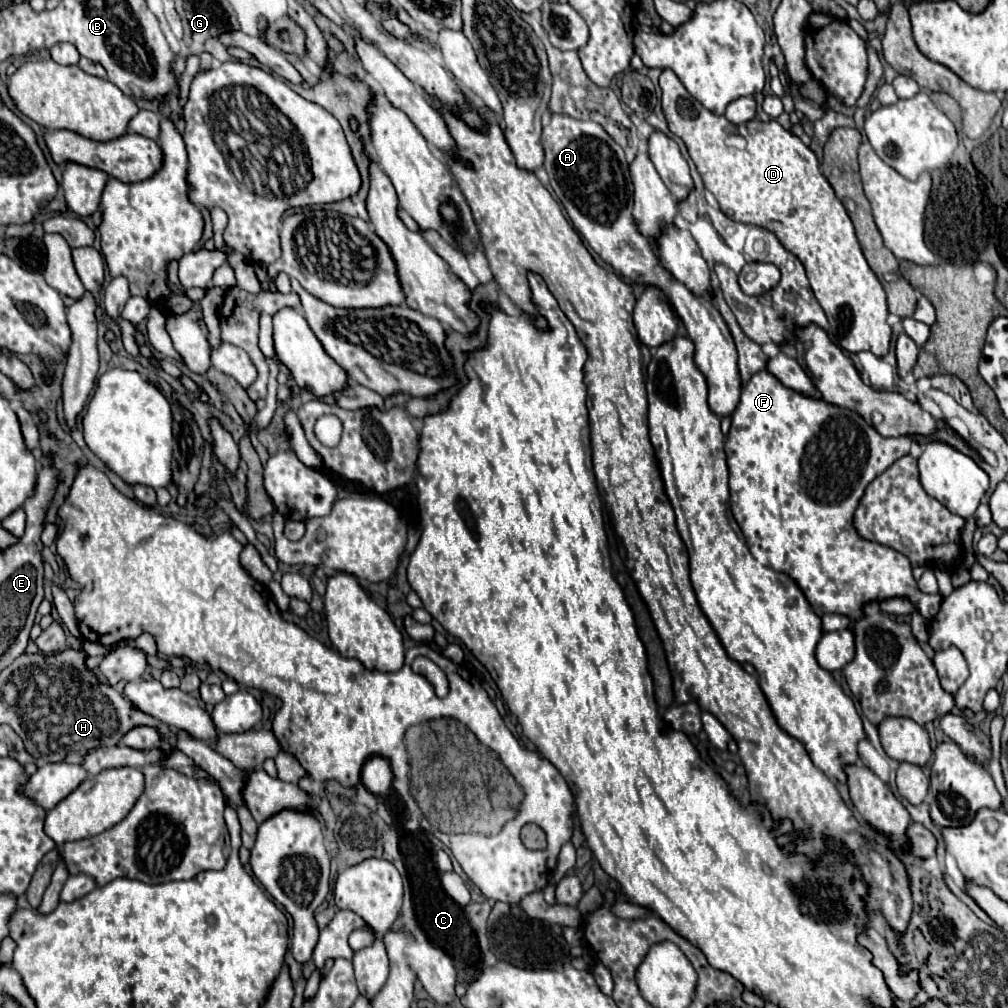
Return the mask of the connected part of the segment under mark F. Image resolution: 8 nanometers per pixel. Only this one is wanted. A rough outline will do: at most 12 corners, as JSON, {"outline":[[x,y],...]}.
{"outline":[[744,385],[724,445],[752,555],[816,615],[926,595],[864,541],[866,485],[910,453],[860,415]]}

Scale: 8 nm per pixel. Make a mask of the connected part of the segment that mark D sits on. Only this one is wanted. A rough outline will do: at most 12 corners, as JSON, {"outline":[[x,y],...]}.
{"outline":[[670,69],[662,111],[732,221],[800,259],[842,349],[884,357],[884,287],[794,133],[744,131]]}

